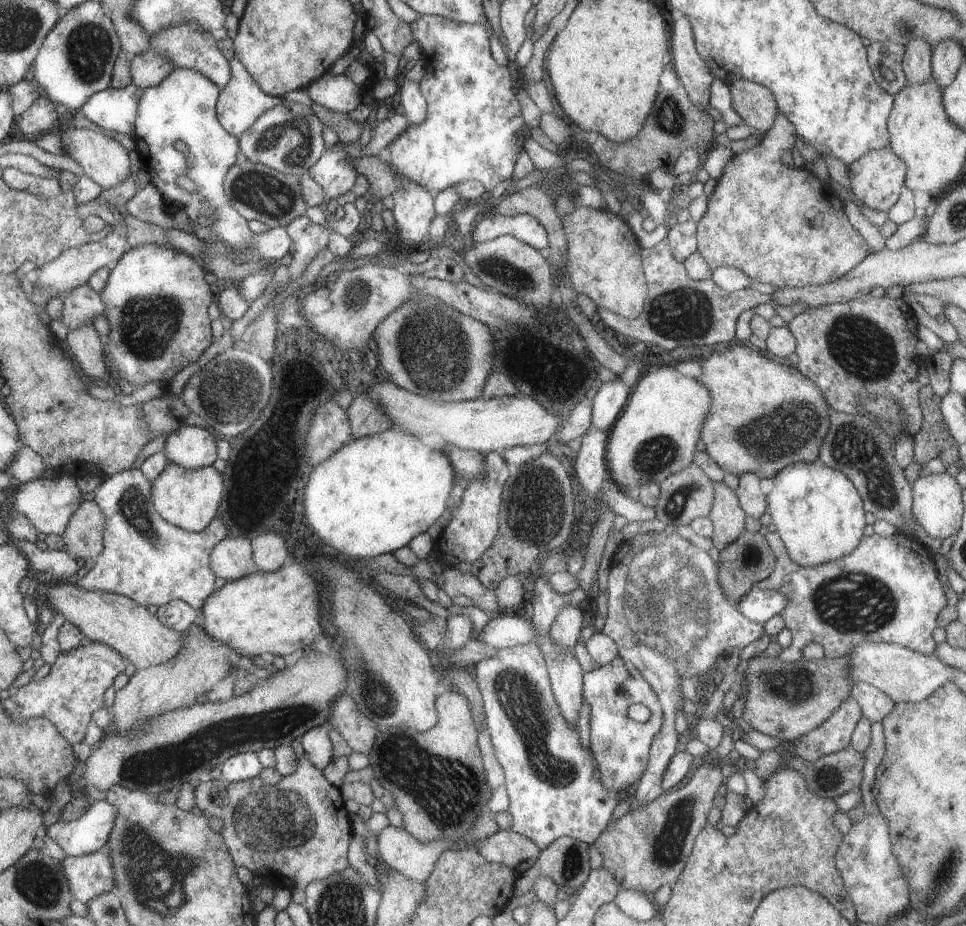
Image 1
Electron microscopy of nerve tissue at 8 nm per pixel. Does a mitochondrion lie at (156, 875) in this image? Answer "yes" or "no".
yes

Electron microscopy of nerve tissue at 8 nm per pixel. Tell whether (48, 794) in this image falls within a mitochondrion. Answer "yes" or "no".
no

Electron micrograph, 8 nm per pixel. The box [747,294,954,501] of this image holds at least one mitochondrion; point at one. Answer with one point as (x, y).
(866, 352)

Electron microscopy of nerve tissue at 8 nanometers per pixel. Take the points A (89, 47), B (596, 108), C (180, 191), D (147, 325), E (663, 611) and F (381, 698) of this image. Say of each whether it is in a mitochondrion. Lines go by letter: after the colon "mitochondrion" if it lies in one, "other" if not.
A: mitochondrion
B: other
C: other
D: mitochondrion
E: mitochondrion
F: mitochondrion

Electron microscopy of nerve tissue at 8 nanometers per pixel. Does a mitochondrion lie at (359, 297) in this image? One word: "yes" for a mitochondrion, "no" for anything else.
yes

